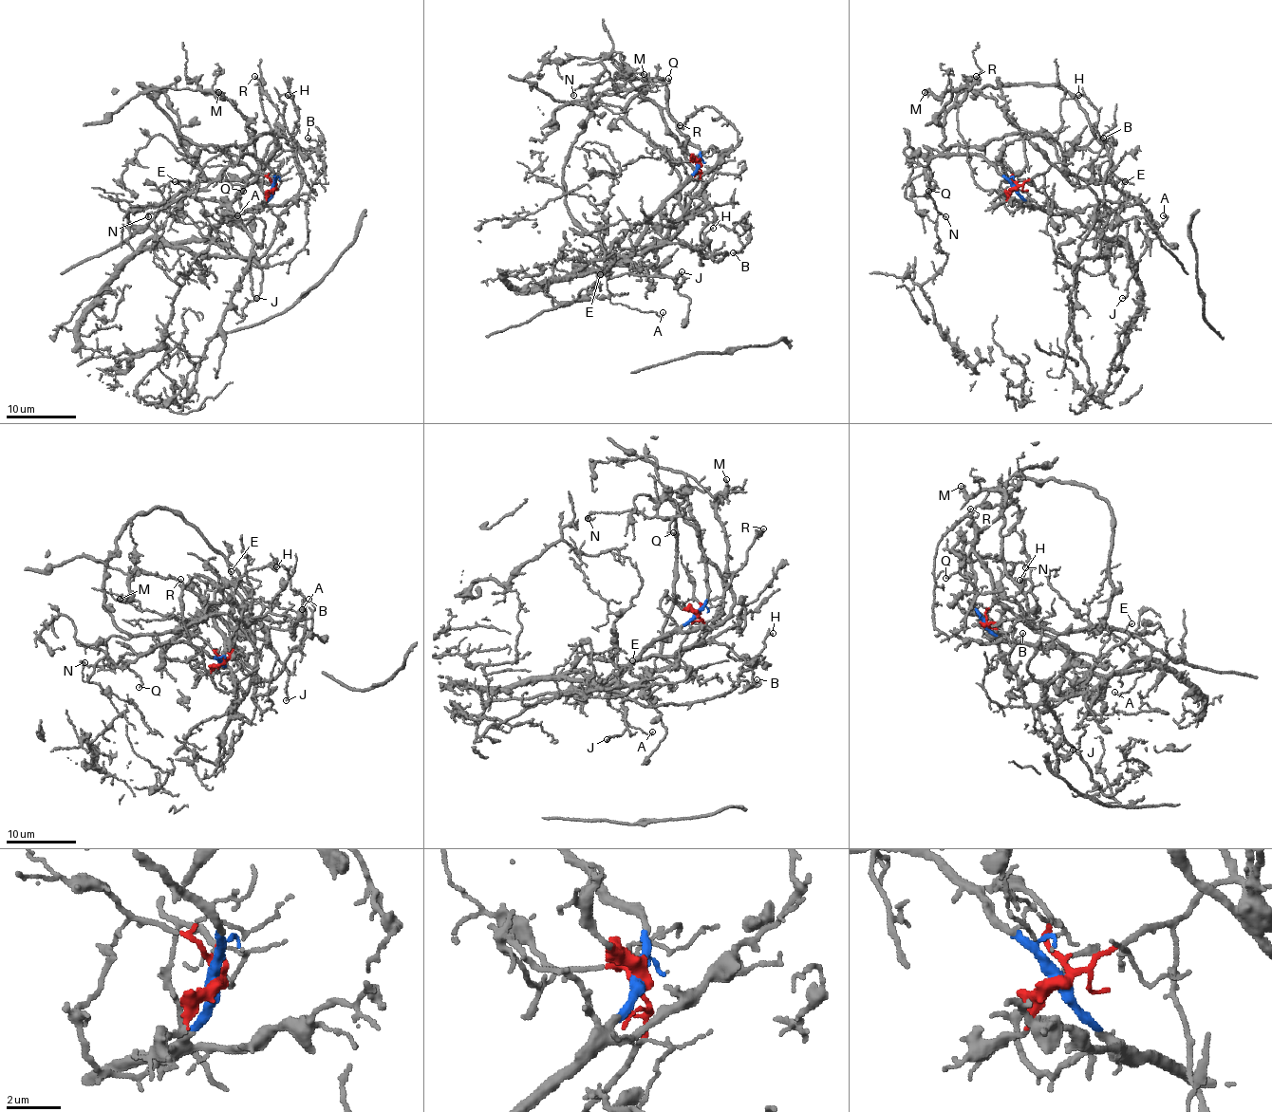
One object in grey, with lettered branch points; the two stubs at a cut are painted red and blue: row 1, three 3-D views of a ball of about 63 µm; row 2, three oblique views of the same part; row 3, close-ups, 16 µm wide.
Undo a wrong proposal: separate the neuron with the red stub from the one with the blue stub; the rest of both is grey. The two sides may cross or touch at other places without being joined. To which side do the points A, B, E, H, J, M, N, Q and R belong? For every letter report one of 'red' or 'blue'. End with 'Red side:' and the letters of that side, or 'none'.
A: red
B: red
E: red
H: red
J: blue
M: red
N: blue
Q: blue
R: blue
Red side: A, B, E, H, M

